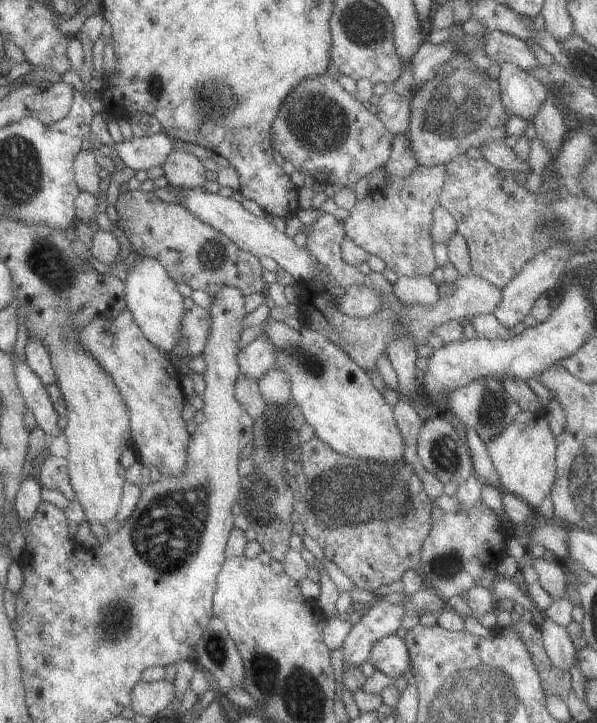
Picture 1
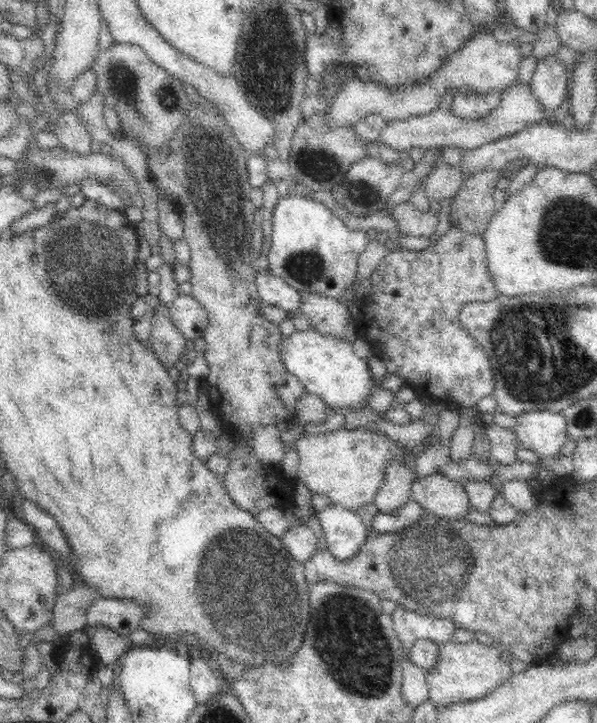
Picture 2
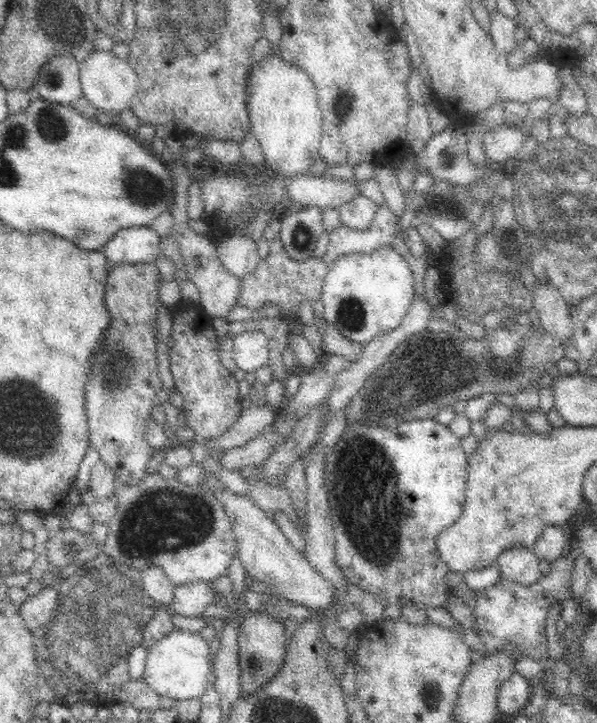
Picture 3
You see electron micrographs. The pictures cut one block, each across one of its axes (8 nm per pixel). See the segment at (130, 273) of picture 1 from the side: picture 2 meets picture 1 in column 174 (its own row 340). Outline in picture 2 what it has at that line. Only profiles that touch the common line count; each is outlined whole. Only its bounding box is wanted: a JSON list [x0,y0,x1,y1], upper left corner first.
[282,328,374,416]

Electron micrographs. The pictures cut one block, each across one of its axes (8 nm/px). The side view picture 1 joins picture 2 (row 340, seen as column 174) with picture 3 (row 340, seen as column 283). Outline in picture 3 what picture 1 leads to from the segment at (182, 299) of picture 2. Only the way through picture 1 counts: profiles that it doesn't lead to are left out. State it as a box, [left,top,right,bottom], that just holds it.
[234,330,272,374]

